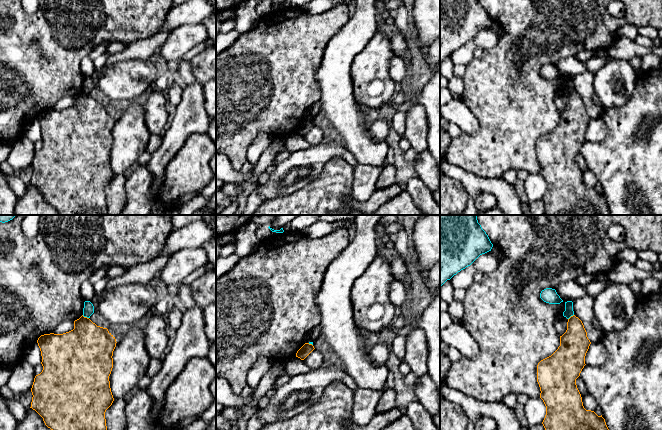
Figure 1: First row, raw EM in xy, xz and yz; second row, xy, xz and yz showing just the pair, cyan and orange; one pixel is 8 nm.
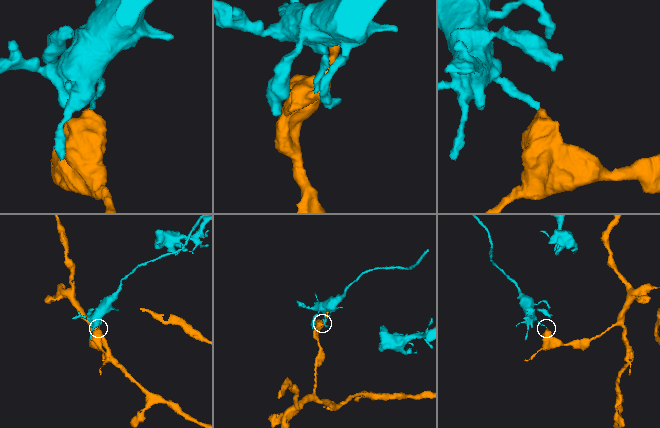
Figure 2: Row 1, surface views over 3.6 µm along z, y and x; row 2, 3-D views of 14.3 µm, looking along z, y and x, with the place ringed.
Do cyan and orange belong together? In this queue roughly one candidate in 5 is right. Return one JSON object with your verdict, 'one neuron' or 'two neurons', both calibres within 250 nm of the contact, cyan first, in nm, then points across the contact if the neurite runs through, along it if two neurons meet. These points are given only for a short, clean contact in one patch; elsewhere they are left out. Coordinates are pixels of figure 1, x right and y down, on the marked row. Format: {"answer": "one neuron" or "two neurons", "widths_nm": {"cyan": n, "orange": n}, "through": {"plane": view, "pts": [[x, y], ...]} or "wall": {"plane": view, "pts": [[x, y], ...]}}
{"answer": "two neurons", "widths_nm": {"cyan": 90, "orange": 380}, "wall": {"plane": "xy", "pts": [[82, 315], [88, 318]]}}

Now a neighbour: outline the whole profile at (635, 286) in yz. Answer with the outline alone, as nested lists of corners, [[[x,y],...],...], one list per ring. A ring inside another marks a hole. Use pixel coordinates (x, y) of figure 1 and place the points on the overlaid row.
[[[638,280],[633,281],[633,282],[629,283],[629,286],[635,296],[639,296],[640,298],[643,296],[643,294],[641,292],[641,281],[638,281]]]

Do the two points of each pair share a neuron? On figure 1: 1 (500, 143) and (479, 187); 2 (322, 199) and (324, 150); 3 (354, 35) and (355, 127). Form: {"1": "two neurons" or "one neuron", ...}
{"1": "two neurons", "2": "two neurons", "3": "one neuron"}

